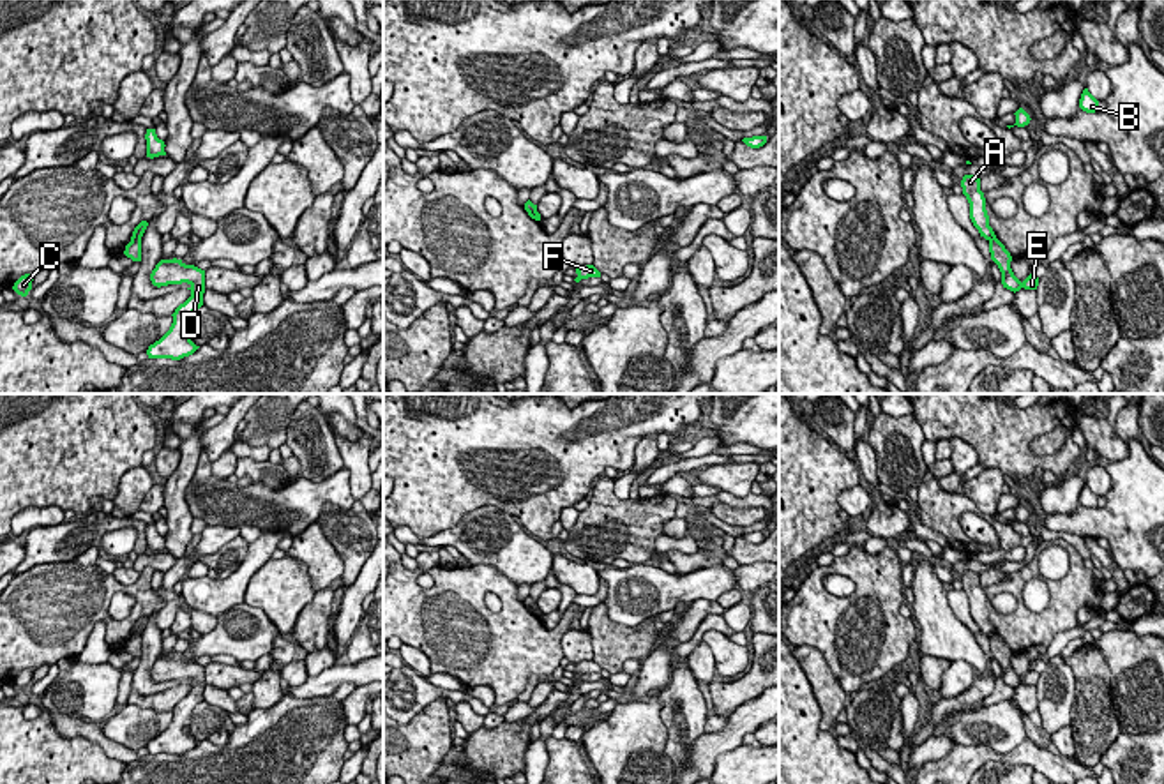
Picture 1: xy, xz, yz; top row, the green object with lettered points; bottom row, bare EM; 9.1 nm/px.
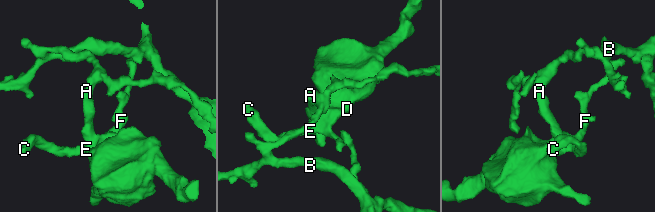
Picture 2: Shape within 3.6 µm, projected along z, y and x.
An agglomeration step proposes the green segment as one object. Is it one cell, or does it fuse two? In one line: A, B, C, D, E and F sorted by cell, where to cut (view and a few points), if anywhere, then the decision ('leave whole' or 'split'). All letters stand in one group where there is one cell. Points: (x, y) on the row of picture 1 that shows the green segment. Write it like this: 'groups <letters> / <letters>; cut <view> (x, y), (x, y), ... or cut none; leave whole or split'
groups A B / C D E F; cut yz (993, 233), (990, 241); split

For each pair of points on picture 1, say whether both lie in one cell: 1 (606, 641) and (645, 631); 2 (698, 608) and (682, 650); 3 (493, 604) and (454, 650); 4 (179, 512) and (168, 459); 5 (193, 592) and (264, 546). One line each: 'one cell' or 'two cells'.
1: one cell
2: two cells
3: two cells
4: two cells
5: one cell

